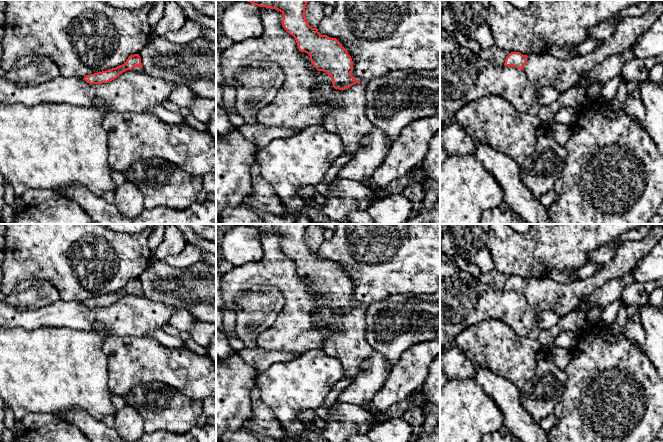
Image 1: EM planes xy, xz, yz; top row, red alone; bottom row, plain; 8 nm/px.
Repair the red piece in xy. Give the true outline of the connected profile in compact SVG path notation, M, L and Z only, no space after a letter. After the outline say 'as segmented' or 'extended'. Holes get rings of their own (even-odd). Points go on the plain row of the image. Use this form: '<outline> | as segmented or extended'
M134 278L129 280L124 288L116 292L112 292L106 295L87 299L83 303L89 308L108 307L116 303L123 296L127 294L132 294L134 291L137 291L137 290L142 292L141 282L139 278Z | as segmented

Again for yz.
M657 226L640 241L622 242L614 257L599 272L585 279L563 284L550 278L527 280L511 276L504 289L523 294L536 313L553 311L562 317L575 310L583 297L589 296L602 284L630 274L661 238L663 226Z | extended

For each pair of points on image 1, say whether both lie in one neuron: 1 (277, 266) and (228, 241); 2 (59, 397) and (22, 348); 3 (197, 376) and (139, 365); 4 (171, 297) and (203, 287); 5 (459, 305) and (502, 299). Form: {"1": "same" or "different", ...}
{"1": "different", "2": "same", "3": "same", "4": "same", "5": "same"}

